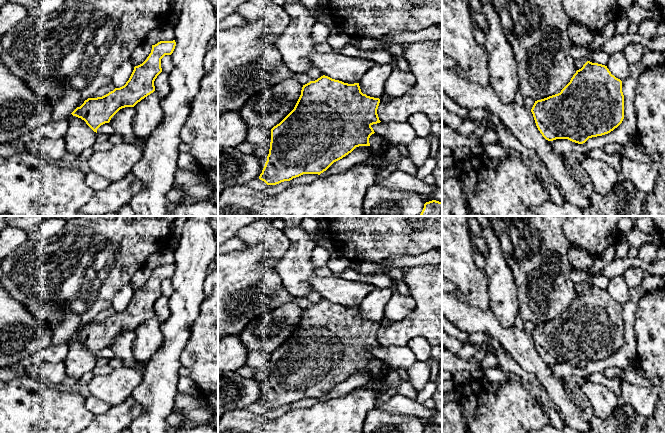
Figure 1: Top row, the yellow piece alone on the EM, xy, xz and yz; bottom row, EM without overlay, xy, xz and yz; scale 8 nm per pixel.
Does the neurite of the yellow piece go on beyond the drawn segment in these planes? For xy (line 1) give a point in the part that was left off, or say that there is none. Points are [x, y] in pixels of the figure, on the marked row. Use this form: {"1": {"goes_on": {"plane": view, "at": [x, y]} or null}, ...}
{"1": {"goes_on": null}}

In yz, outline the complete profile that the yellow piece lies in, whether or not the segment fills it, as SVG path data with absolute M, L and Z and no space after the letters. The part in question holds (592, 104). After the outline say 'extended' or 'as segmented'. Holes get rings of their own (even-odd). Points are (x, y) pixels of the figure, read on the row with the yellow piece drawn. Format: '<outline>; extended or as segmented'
M587 61L560 93L535 101L531 112L538 130L546 140L568 139L583 144L589 138L610 133L622 123L624 119L622 81L612 75L607 66Z; as segmented

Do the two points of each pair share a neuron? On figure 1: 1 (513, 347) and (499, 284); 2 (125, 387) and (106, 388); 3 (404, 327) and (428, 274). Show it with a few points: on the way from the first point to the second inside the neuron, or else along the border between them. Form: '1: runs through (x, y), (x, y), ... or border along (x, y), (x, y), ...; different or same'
1: border along (492, 311), (493, 315), (503, 326), (514, 326); different
2: runs through (120, 387), (111, 388); same
3: runs through (418, 315), (428, 305), (428, 288); same

